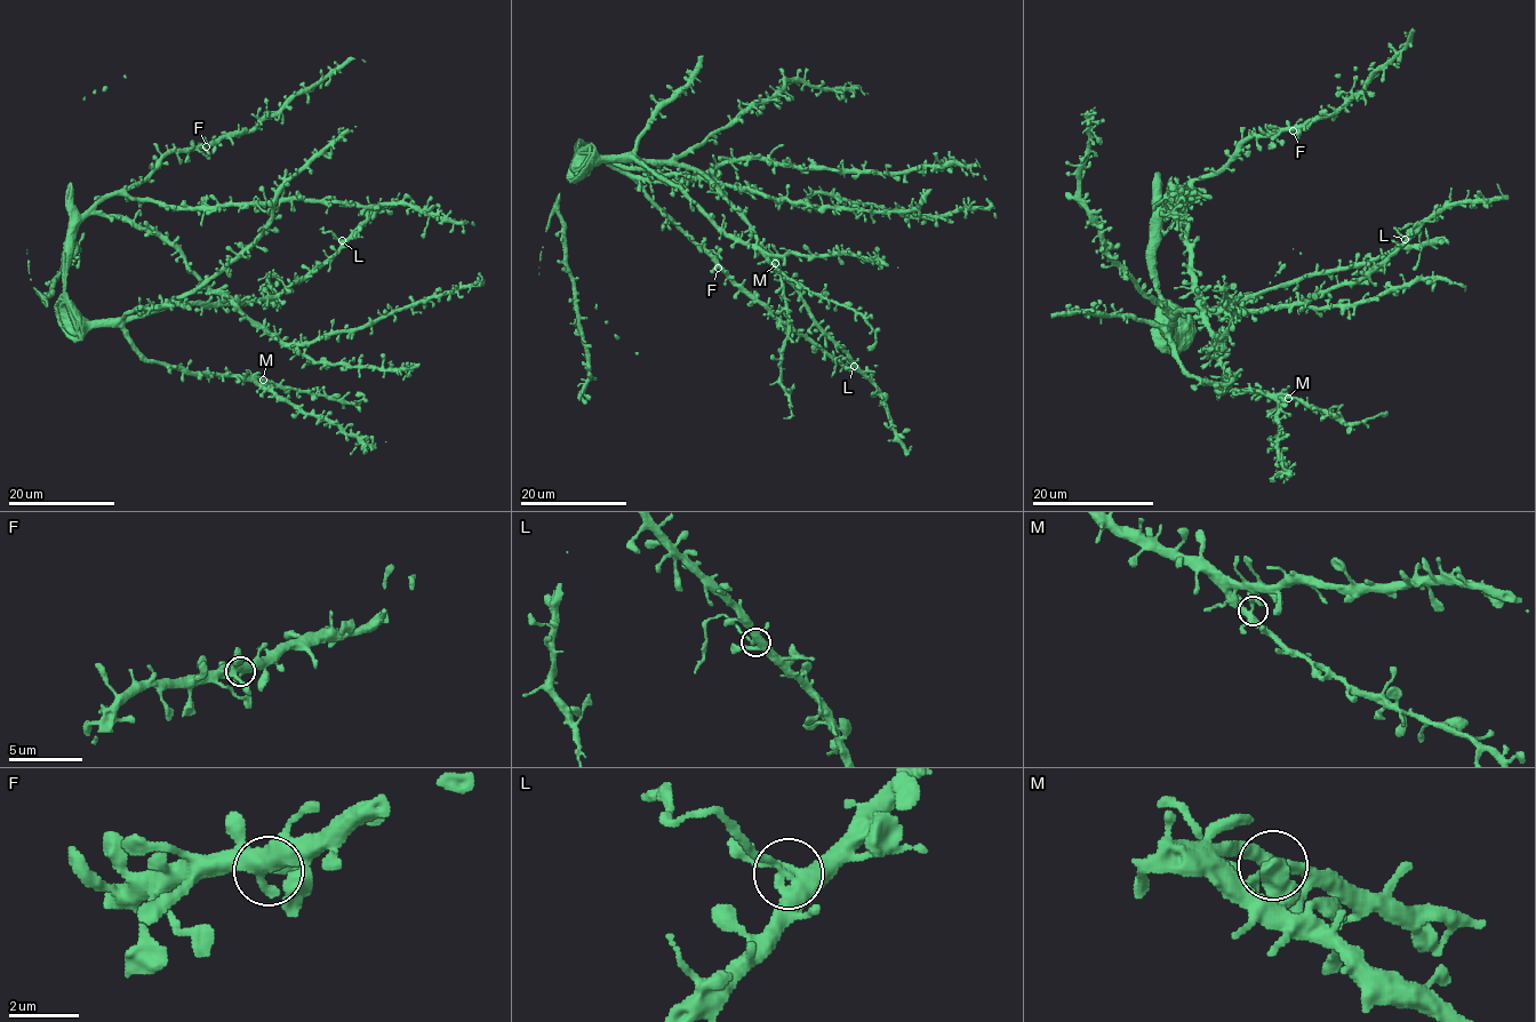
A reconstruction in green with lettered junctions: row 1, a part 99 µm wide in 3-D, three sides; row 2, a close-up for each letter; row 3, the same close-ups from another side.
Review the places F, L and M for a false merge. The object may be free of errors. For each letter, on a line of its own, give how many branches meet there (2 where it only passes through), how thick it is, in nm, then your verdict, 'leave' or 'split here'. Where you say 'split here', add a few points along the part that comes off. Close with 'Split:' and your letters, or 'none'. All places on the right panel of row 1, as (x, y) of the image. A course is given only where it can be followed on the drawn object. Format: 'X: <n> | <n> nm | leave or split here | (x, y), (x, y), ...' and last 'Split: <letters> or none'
F: 4 | 440 nm | leave
L: 4 | 360 nm | split here | (1406, 238), (1394, 228), (1417, 226)
M: 5 | 400 nm | leave
Split: L

